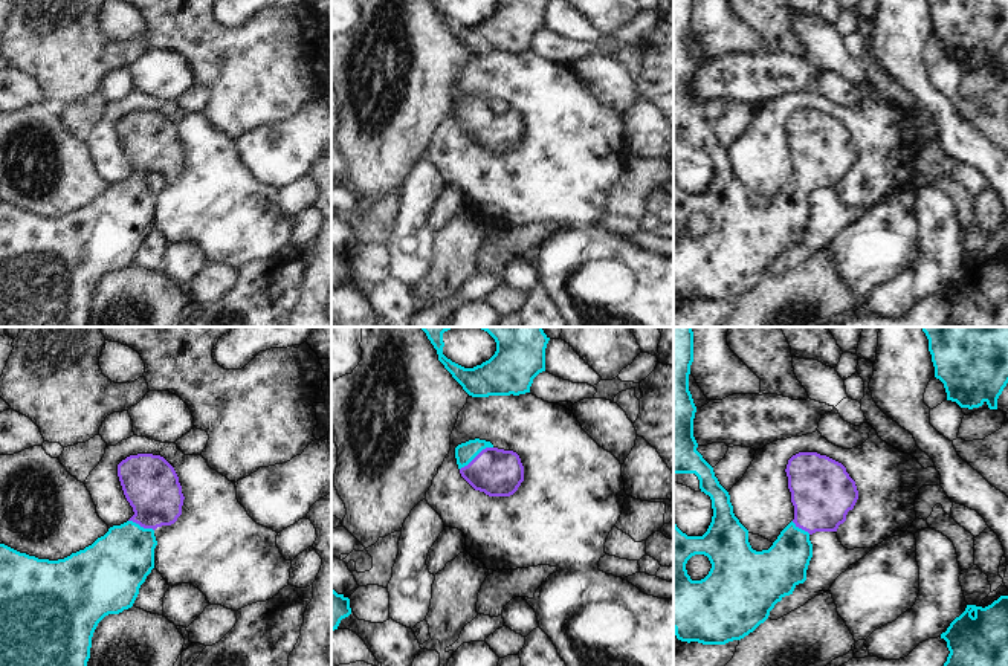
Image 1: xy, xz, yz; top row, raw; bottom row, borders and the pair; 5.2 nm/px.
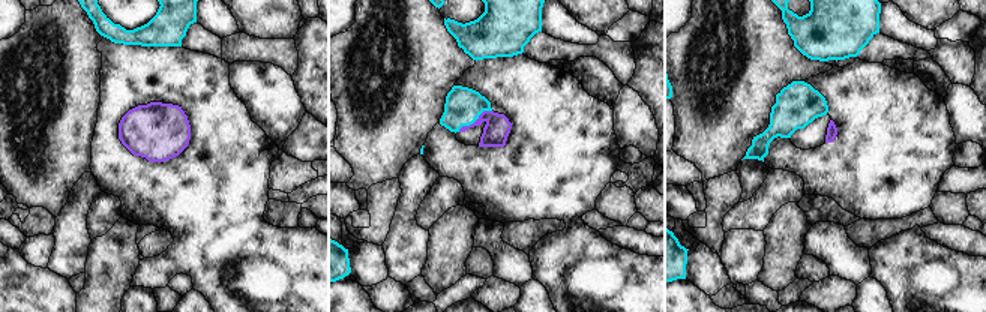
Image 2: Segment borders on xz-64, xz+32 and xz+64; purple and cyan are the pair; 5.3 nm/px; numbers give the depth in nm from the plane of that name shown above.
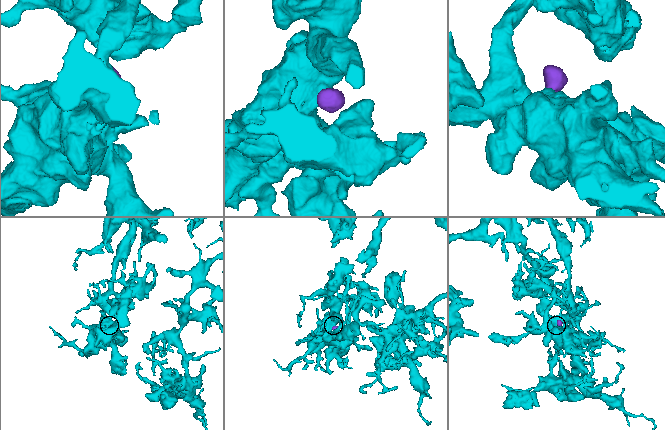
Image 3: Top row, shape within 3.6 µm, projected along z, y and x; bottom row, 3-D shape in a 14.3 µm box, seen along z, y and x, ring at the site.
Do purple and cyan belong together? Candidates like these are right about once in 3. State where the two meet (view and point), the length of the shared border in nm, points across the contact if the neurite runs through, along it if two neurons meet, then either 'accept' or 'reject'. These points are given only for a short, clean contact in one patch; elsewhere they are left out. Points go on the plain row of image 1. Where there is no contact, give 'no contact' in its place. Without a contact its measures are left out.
meets purple in xz at (477, 113); contact 220 nm long; runs through xz (497, 130), (477, 113), (465, 110); accept

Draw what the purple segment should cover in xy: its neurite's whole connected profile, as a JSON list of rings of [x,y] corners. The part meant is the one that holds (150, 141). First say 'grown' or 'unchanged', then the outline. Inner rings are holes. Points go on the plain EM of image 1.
grown; [[[130,113],[118,122],[118,134],[134,173],[127,180],[110,185],[84,208],[49,218],[0,202],[0,327],[87,327],[98,281],[108,272],[133,264],[141,243],[154,226],[154,188],[177,179],[185,154],[174,125],[160,113]]]

